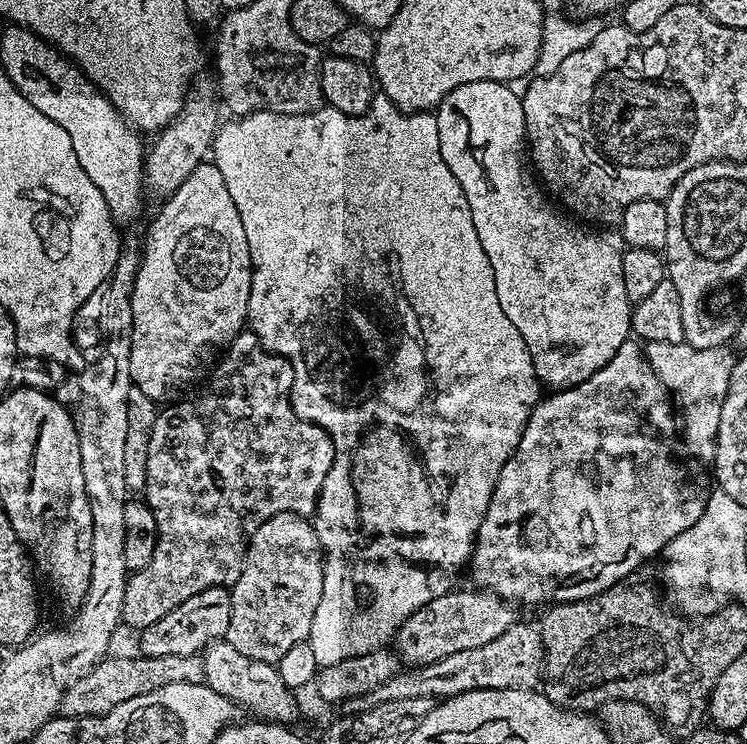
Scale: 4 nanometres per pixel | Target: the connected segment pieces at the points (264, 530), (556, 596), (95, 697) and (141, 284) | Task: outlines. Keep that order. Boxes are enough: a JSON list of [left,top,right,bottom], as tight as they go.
[[226,512,324,664],[470,338,710,604],[60,654,204,716],[130,162,252,402]]

